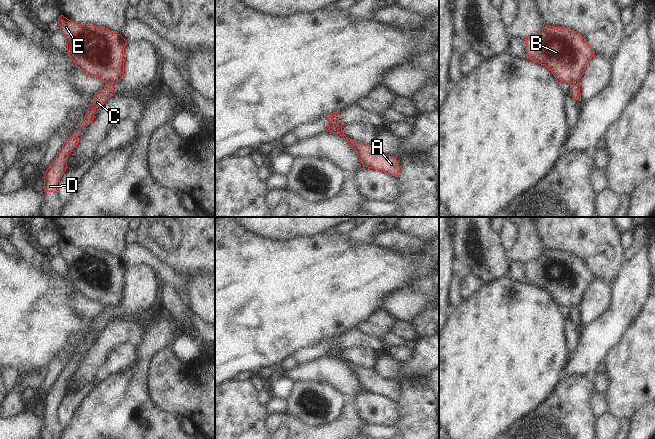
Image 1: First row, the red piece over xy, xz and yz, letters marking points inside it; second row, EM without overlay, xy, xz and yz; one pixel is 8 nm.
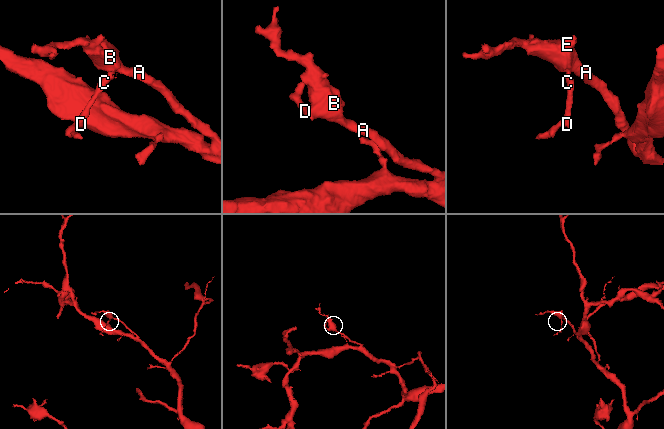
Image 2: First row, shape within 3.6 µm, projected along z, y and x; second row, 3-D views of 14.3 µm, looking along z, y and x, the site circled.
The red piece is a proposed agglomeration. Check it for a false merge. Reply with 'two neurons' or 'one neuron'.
two neurons

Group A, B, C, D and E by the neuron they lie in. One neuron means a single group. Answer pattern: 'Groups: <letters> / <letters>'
Groups: A B E / C D.

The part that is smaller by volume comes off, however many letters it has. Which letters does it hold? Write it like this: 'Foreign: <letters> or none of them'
Foreign: C, D

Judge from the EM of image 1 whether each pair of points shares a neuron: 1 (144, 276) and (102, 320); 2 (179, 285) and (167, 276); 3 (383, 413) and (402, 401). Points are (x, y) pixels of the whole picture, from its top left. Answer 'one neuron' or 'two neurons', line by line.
1: one neuron
2: one neuron
3: two neurons

